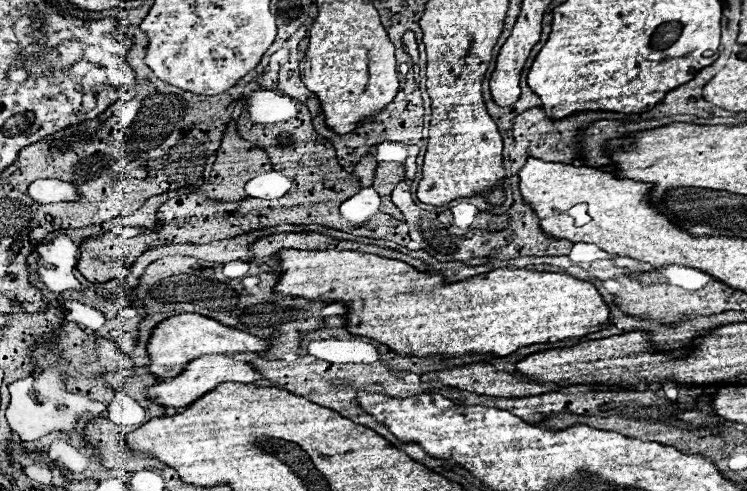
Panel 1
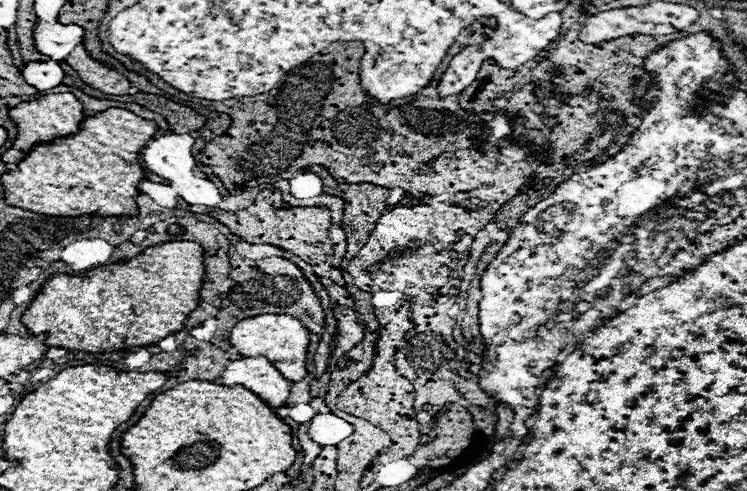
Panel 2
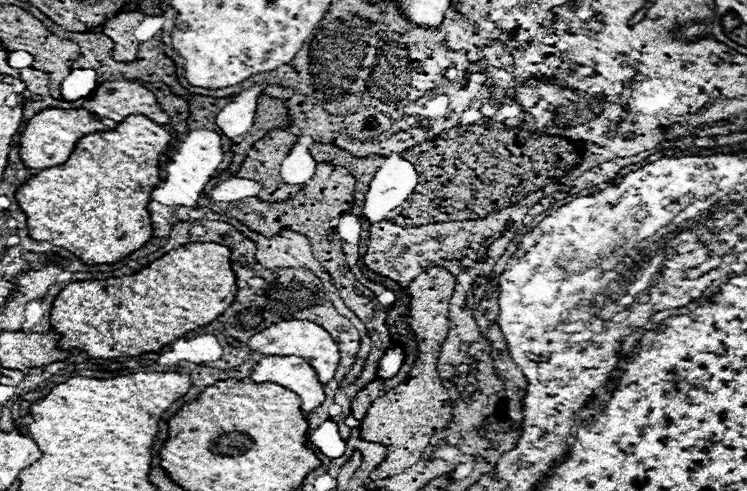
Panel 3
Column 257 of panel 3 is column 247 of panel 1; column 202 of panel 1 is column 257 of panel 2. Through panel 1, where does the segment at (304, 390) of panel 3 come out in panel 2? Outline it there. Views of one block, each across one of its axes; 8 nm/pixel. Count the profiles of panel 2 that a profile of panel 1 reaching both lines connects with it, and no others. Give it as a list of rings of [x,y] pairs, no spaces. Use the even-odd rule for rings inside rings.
[[[266,356],[234,360],[226,366],[218,382],[228,386],[242,384],[264,398],[272,408],[286,406],[290,398],[290,380],[286,380]]]

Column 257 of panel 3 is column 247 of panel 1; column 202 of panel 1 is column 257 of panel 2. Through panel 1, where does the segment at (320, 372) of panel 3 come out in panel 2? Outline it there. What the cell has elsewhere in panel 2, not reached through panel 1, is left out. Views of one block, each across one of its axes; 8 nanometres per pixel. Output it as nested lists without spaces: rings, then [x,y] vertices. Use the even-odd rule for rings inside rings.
[[[260,314],[254,318],[240,320],[230,332],[230,344],[244,358],[250,358],[252,354],[264,354],[266,358],[272,358],[272,362],[280,366],[280,372],[284,374],[284,378],[292,382],[298,382],[308,376],[306,352],[310,344],[310,332],[298,318],[286,316],[286,314]]]

